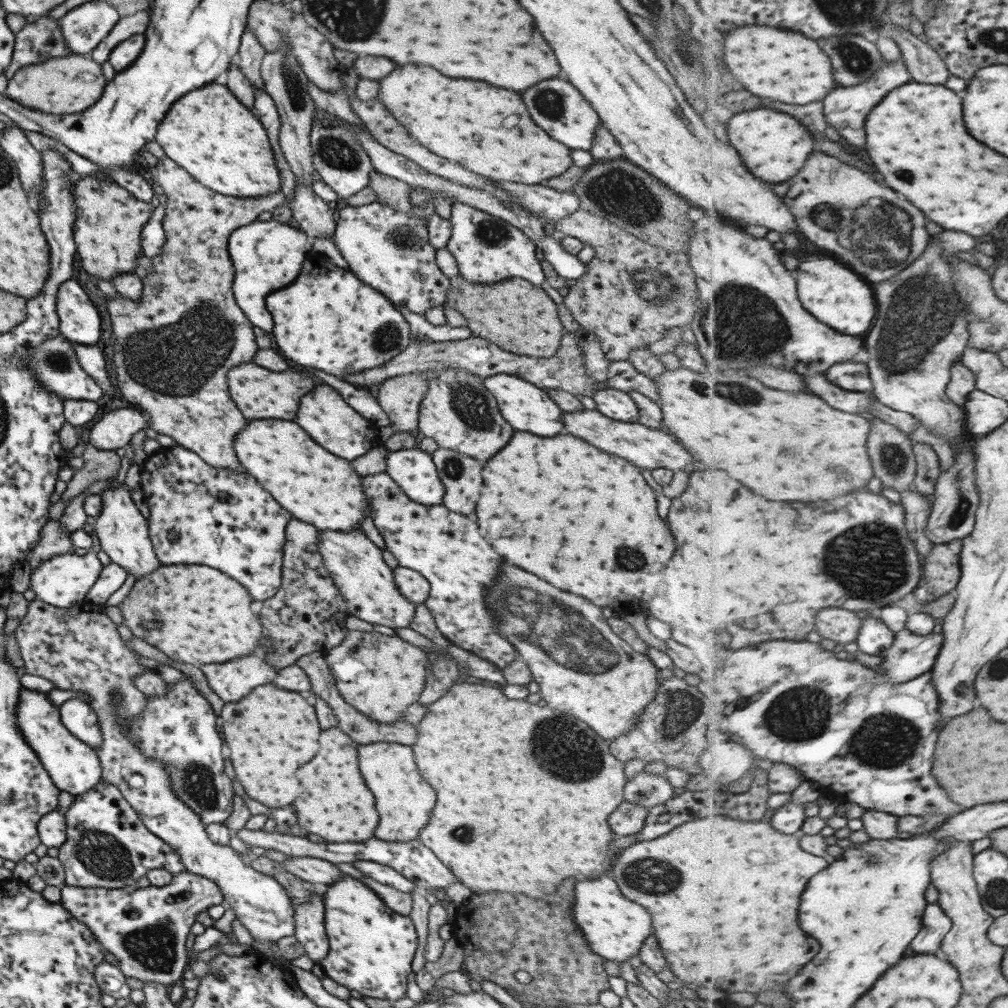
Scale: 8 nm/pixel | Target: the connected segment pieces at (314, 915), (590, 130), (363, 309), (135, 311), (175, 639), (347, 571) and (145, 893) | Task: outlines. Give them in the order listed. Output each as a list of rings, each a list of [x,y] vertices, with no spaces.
[[[312,895],[305,903],[295,905],[295,937],[315,963],[328,954],[329,938],[325,931],[325,906],[323,899]]]
[[[561,76],[552,80],[544,80],[534,88],[522,92],[522,100],[532,116],[532,120],[548,132],[554,140],[565,144],[571,150],[585,150],[592,148],[595,130],[601,120],[594,108],[577,92],[577,88]]]
[[[313,249],[306,257],[310,260],[304,262],[296,282],[286,286],[284,290],[270,294],[266,300],[268,312],[274,318],[272,334],[276,346],[288,360],[294,360],[300,366],[324,370],[332,376],[346,376],[382,366],[398,356],[411,343],[410,327],[406,319],[378,290],[362,284],[352,272],[338,268]]]
[[[159,158],[158,164],[150,168],[150,176],[152,176],[152,179],[156,181],[158,186],[164,188],[167,196],[165,215],[163,218],[166,242],[163,244],[162,252],[158,254],[158,256],[151,258],[152,272],[141,280],[143,289],[139,301],[130,300],[118,292],[117,295],[113,297],[106,296],[108,314],[110,314],[110,320],[112,321],[112,330],[114,336],[117,336],[117,339],[114,340],[114,356],[112,356],[114,366],[116,366],[116,386],[118,386],[118,390],[121,391],[126,401],[148,414],[147,423],[152,430],[170,436],[170,438],[176,440],[178,445],[195,452],[202,460],[205,460],[206,463],[213,467],[227,468],[230,471],[241,470],[242,467],[235,453],[233,444],[235,443],[235,436],[246,426],[246,420],[244,420],[244,416],[240,414],[240,410],[236,408],[236,404],[232,402],[230,394],[228,394],[226,374],[232,367],[250,362],[256,354],[258,347],[256,346],[256,340],[254,340],[254,330],[252,330],[252,326],[250,326],[251,322],[248,320],[248,317],[242,313],[239,304],[233,297],[235,268],[229,258],[227,242],[229,241],[229,236],[237,228],[256,221],[262,212],[272,212],[276,206],[286,204],[284,193],[281,189],[278,189],[271,195],[258,198],[240,198],[237,196],[221,195],[219,192],[214,192],[211,188],[206,188],[203,184],[200,184],[200,182],[194,180],[188,172],[184,172],[184,170],[182,170],[176,162],[172,162],[170,158]]]
[[[160,565],[148,578],[137,580],[130,594],[118,604],[125,625],[136,638],[155,646],[168,658],[180,663],[224,664],[232,658],[260,651],[265,629],[260,618],[250,609],[252,599],[248,590],[225,572],[206,565]]]
[[[361,530],[320,531],[319,534],[319,552],[324,566],[343,595],[349,614],[373,625],[380,624],[388,628],[409,627],[417,605],[412,604],[398,591],[393,569],[384,561],[382,550]]]
[[[184,871],[173,876],[172,882],[163,887],[150,885],[145,888],[136,884],[124,888],[91,888],[66,886],[60,890],[61,903],[72,916],[83,922],[99,943],[114,954],[119,962],[121,973],[127,978],[136,978],[140,982],[157,982],[172,986],[183,980],[184,971],[190,964],[190,952],[186,948],[186,936],[190,934],[192,924],[200,912],[207,911],[210,906],[224,904],[223,894],[219,886],[209,878]]]

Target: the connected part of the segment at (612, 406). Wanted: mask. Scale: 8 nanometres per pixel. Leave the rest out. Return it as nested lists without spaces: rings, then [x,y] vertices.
[[[610,387],[595,390],[591,396],[604,416],[620,422],[638,423],[639,410],[632,397]]]

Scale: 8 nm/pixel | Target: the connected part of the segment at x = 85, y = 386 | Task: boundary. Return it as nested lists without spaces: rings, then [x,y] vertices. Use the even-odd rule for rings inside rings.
[[[59,333],[58,336],[45,340],[29,352],[29,369],[36,375],[37,381],[52,391],[59,399],[97,401],[104,392],[96,381],[80,366],[73,343]]]

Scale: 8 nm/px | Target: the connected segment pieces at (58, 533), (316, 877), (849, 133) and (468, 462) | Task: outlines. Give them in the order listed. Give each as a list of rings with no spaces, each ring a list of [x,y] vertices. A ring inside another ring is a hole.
[[[49,520],[40,532],[40,542],[34,545],[32,554],[28,554],[29,566],[40,568],[40,564],[52,556],[72,553],[74,551],[72,540],[70,540],[72,533],[62,527],[60,520]]]
[[[291,857],[281,862],[290,874],[312,884],[332,884],[344,874],[329,860],[314,857]]]
[[[904,56],[898,62],[887,62],[884,64],[884,68],[874,76],[865,82],[856,86],[846,86],[846,88],[838,88],[836,92],[832,92],[832,96],[828,96],[826,100],[826,116],[828,116],[828,122],[834,124],[834,128],[838,132],[842,132],[842,138],[847,141],[850,146],[856,151],[866,148],[866,120],[870,116],[870,112],[890,94],[894,92],[896,88],[911,83],[915,79],[911,74],[911,69],[906,64]]]
[[[439,448],[431,455],[445,488],[443,505],[463,516],[474,514],[482,490],[482,464],[445,448]]]

